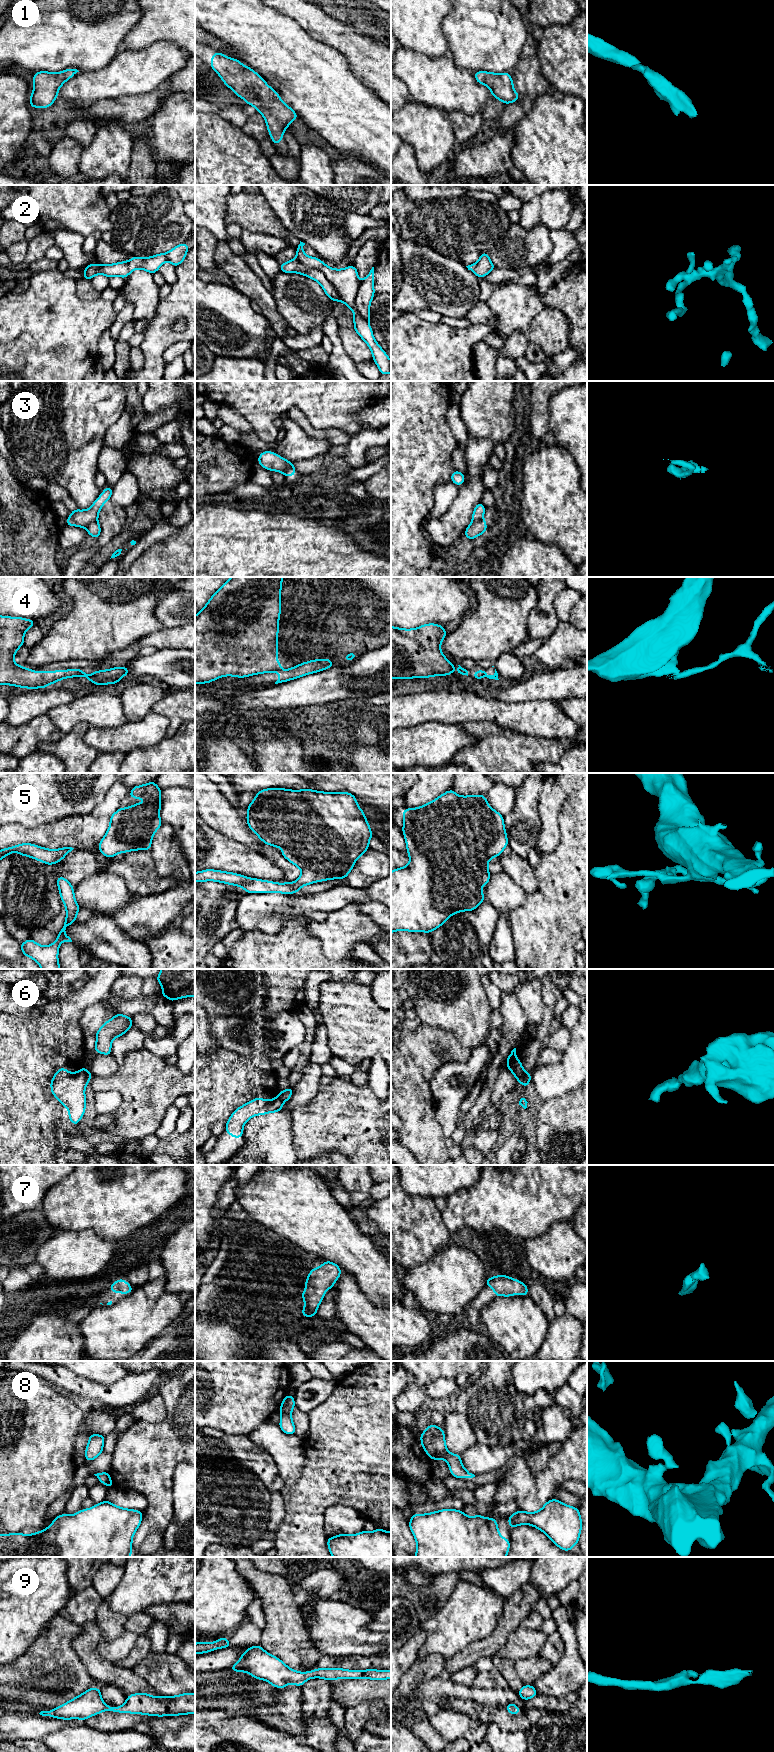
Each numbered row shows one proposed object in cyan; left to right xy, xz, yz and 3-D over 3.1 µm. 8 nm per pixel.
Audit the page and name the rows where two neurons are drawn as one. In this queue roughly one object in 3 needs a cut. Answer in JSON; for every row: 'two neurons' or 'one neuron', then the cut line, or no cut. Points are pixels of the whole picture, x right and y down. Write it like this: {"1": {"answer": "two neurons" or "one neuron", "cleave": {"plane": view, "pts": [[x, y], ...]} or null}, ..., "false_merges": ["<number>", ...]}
{"1": {"answer": "one neuron", "cleave": null}, "2": {"answer": "two neurons", "cleave": {"plane": "xz", "pts": [[297, 256], [304, 265], [318, 268], [335, 287], [341, 298]]}}, "3": {"answer": "two neurons", "cleave": {"plane": "xz", "pts": [[288, 461], [284, 473]]}}, "4": {"answer": "two neurons", "cleave": {"plane": "xz", "pts": [[279, 669], [272, 672]]}}, "5": {"answer": "one neuron", "cleave": null}, "6": {"answer": "two neurons", "cleave": {"plane": "xy", "pts": [[82, 1068], [88, 1080]]}}, "7": {"answer": "one neuron", "cleave": null}, "8": {"answer": "one neuron", "cleave": null}, "9": {"answer": "one neuron", "cleave": null}, "false_merges": ["2", "3", "4", "6"]}

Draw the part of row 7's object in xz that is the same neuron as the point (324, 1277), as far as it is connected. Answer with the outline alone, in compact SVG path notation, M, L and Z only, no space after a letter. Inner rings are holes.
M326 1260L319 1268L312 1268L306 1278L306 1289L301 1293L305 1302L302 1317L314 1317L317 1308L324 1298L325 1292L331 1289L342 1274L340 1267Z

